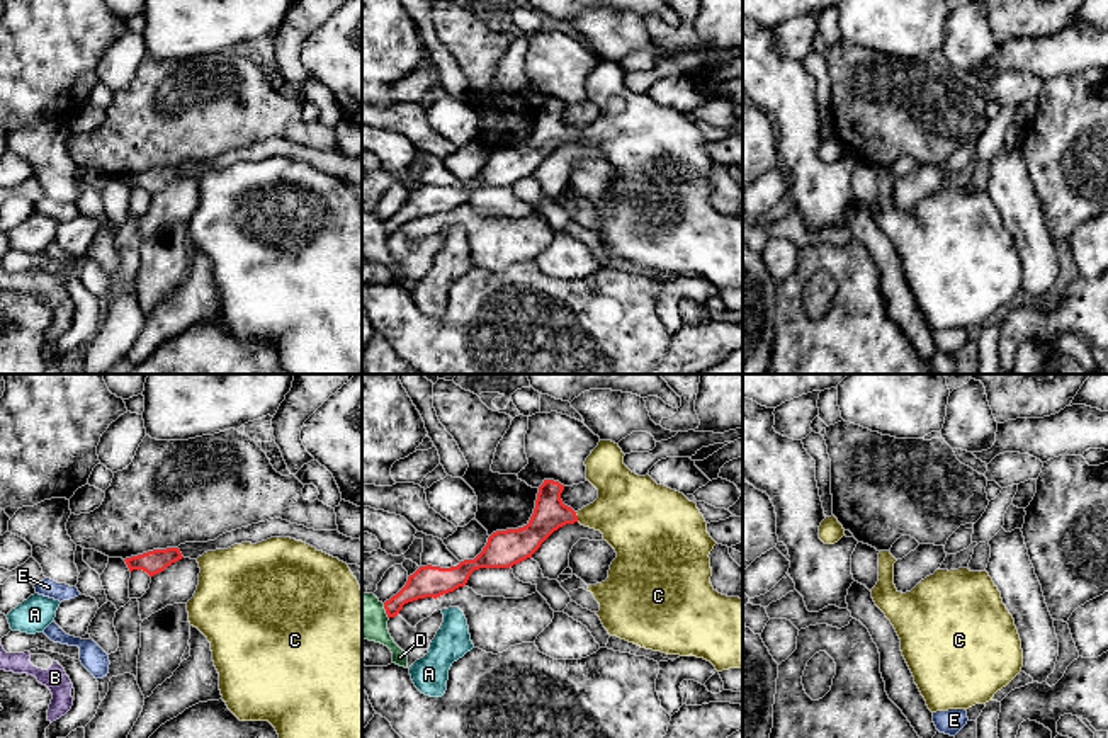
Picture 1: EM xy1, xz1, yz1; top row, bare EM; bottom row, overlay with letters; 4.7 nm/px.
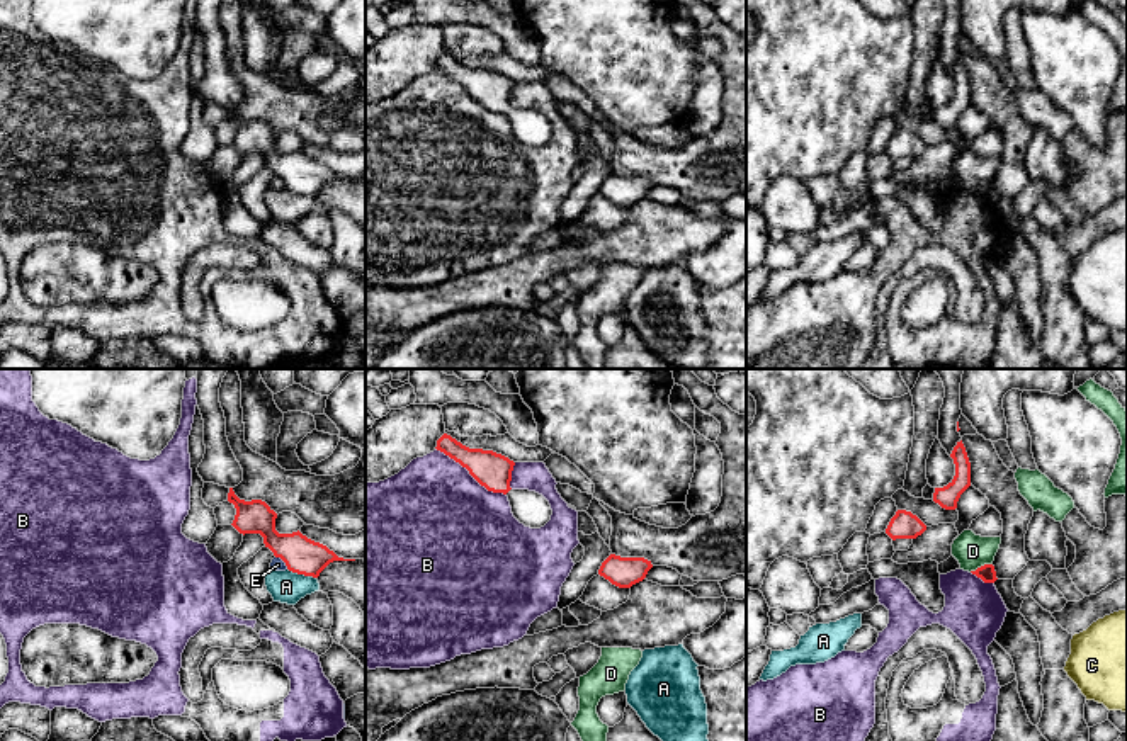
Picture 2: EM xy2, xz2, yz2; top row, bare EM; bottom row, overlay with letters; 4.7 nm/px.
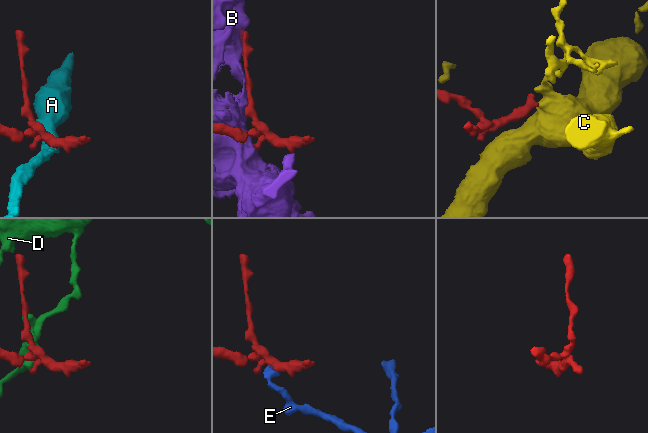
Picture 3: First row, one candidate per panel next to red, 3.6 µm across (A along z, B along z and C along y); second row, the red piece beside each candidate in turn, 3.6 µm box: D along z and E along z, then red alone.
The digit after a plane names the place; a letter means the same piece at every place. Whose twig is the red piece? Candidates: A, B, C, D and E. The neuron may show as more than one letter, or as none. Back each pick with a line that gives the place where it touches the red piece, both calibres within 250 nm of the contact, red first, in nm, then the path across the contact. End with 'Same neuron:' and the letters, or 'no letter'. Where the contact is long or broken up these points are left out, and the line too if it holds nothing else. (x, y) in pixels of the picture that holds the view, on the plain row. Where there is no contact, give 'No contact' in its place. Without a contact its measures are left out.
C: Touches red at xz1 (576, 136). Thickness 160 nm (red) against 320 nm. Path across: xz1 (549, 133), (576, 136), (629, 131)
Same neuron: C

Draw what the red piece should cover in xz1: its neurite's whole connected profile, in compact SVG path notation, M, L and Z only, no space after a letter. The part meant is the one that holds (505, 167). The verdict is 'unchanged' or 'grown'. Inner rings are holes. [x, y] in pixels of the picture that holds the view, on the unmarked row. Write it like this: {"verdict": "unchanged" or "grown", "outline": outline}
{"verdict": "grown", "outline": "M600 60L585 80L586 99L598 109L593 122L574 131L561 119L564 104L544 99L527 145L493 151L474 179L464 179L457 185L420 185L403 207L384 221L387 236L398 235L408 221L437 218L464 206L474 189L510 187L532 177L554 150L579 141L600 150L617 172L608 197L588 204L588 211L600 223L596 235L610 255L666 274L704 277L717 291L743 287L743 218L722 214L710 202L709 173L717 162L707 151L704 134L683 112L658 104L649 94L632 92L624 83L624 75L619 63Z"}

